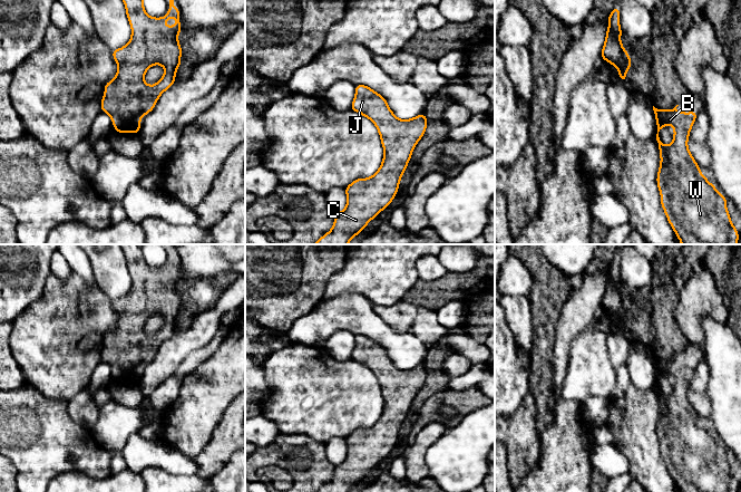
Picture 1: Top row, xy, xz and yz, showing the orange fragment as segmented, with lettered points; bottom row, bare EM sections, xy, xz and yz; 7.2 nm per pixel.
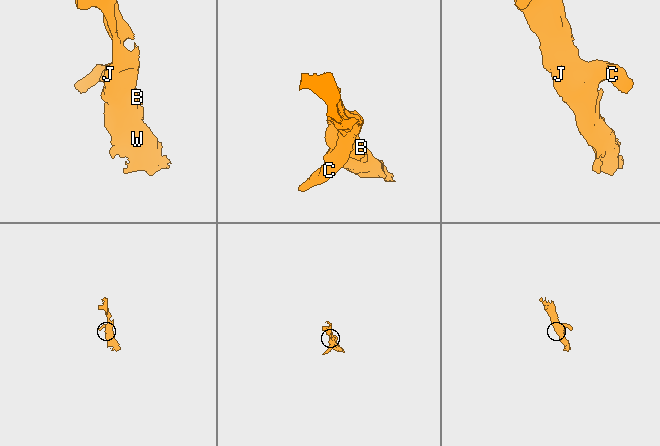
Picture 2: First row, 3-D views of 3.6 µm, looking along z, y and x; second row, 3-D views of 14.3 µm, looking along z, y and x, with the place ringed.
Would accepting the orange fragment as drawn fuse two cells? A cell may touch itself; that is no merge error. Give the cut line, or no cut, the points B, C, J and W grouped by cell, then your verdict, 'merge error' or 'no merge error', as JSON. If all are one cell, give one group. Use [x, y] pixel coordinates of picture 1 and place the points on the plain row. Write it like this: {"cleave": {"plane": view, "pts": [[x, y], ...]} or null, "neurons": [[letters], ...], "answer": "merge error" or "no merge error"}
{"cleave": null, "neurons": [["B", "C", "J", "W"]], "answer": "no merge error"}

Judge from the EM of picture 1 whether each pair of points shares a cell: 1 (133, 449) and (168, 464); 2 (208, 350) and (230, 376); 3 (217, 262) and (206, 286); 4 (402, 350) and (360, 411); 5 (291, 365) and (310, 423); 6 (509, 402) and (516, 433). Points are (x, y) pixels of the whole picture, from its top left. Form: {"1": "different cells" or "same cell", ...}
{"1": "same cell", "2": "different cells", "3": "different cells", "4": "different cells", "5": "same cell", "6": "different cells"}

